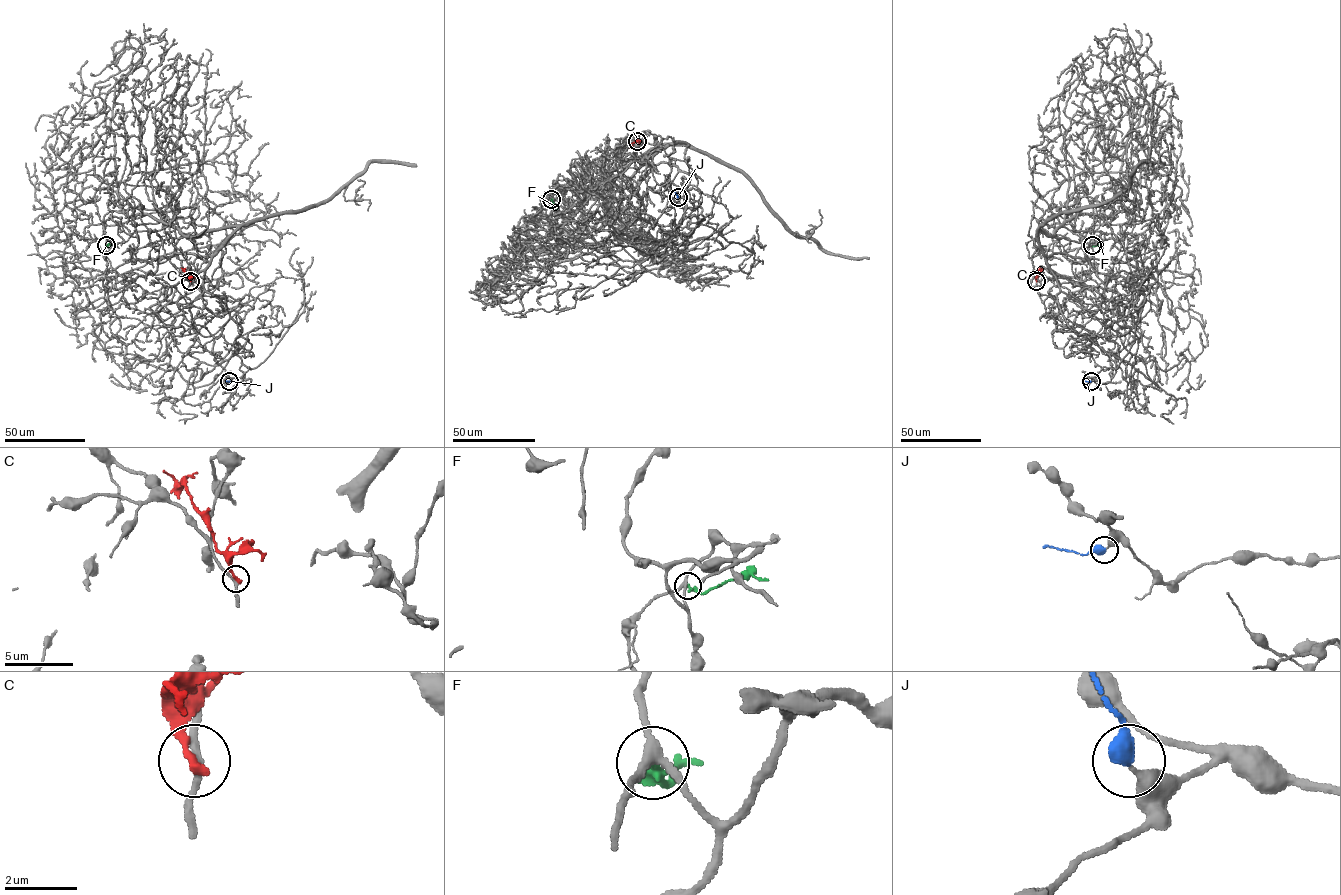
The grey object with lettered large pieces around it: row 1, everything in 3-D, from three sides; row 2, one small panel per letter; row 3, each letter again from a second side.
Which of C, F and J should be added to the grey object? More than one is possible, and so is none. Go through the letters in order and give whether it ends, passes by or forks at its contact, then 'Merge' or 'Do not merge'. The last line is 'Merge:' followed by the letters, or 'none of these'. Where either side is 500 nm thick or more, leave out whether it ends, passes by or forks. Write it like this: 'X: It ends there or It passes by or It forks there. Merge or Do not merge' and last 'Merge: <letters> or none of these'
C: It ends there. Do not merge
F: It ends there. Do not merge
J: Merge
Merge: J

